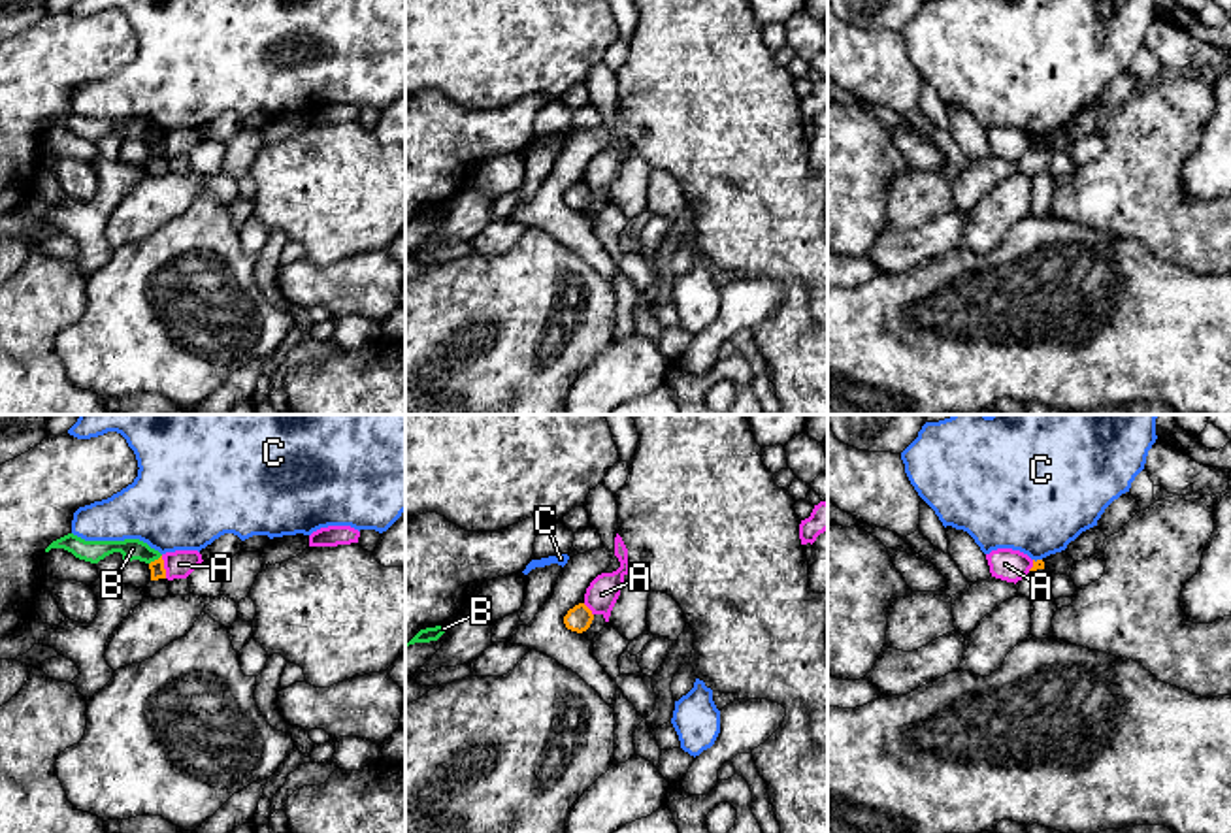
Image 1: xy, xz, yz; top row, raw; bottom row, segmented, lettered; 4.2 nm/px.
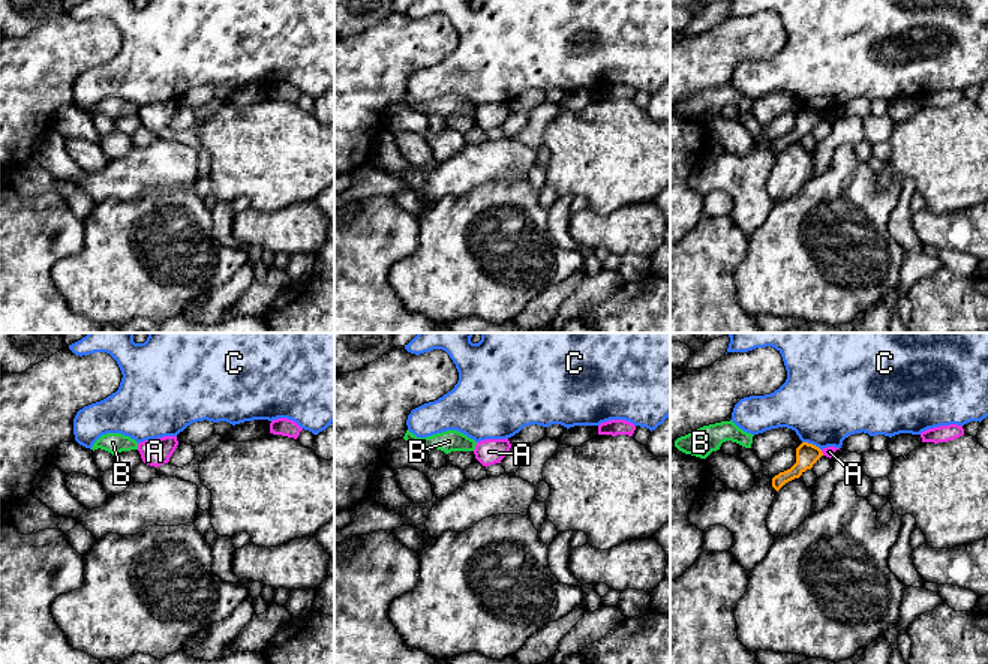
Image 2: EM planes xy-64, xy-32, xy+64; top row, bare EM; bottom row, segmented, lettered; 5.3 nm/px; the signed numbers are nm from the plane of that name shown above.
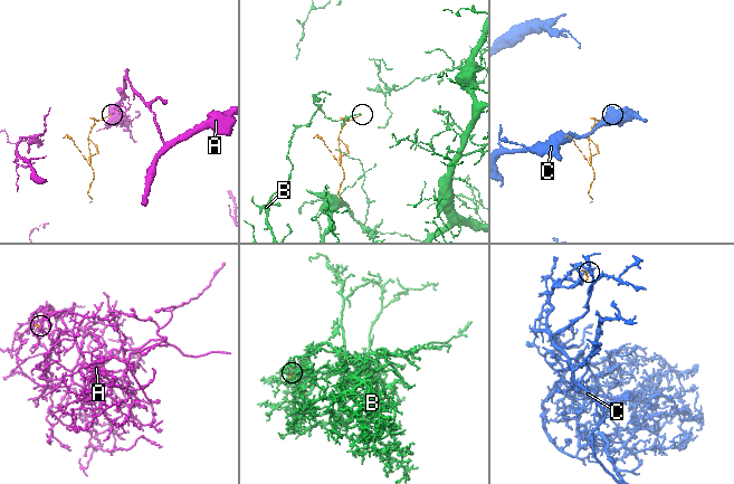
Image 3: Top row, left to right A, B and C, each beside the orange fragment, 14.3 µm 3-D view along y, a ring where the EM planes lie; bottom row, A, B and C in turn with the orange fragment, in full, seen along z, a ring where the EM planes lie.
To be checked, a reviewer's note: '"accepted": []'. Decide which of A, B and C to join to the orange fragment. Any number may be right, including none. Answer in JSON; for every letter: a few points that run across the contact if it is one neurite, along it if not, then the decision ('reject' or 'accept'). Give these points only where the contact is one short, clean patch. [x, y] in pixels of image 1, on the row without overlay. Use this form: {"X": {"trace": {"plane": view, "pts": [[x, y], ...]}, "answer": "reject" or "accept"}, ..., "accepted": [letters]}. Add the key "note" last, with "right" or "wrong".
{"A": {"trace": {"plane": "xy", "pts": [[161, 134], [166, 155]]}, "answer": "reject"}, "B": {"answer": "reject"}, "C": {"trace": {"plane": "yz", "pts": [[1034, 136], [1041, 138]]}, "answer": "reject"}, "accepted": [], "note": "right"}

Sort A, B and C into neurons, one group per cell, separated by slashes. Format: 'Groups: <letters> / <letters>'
Groups: A / B / C

